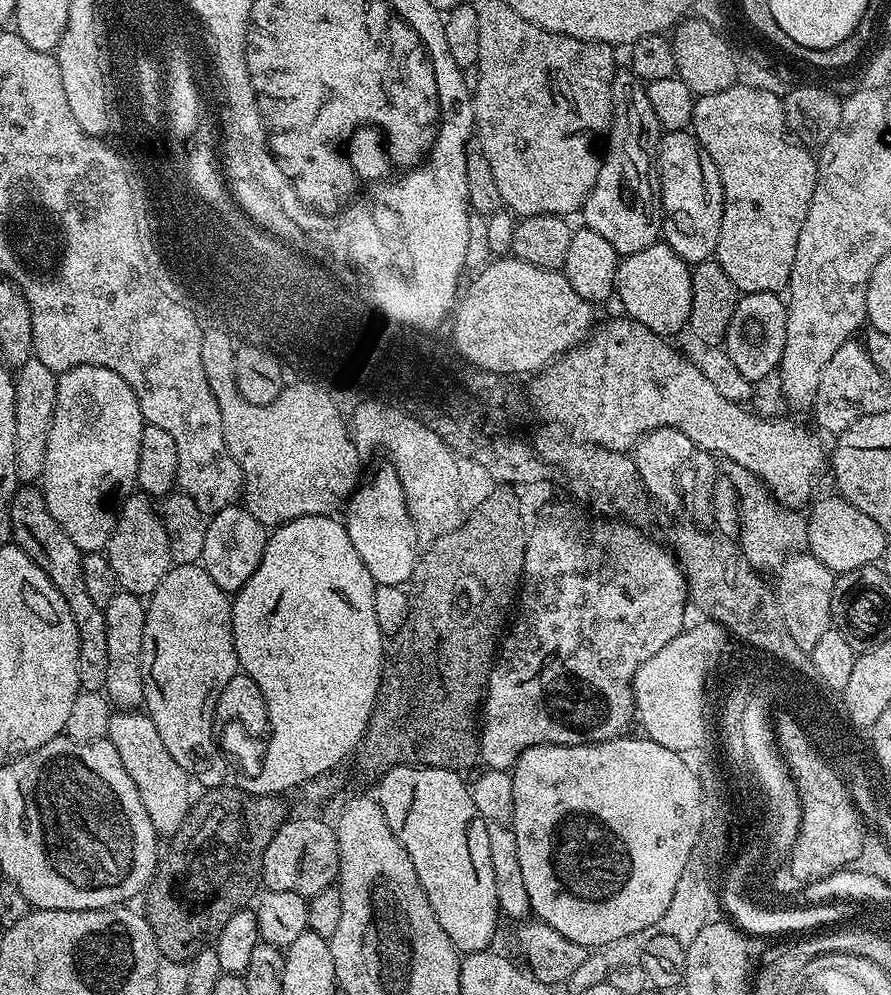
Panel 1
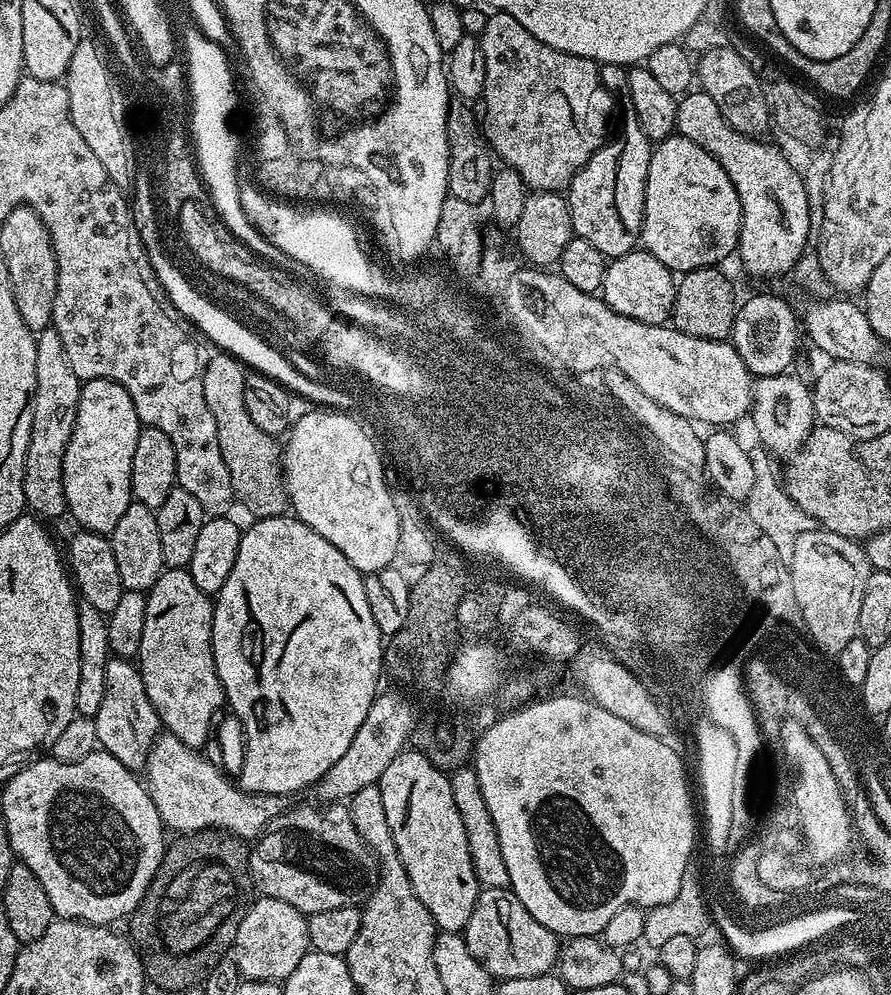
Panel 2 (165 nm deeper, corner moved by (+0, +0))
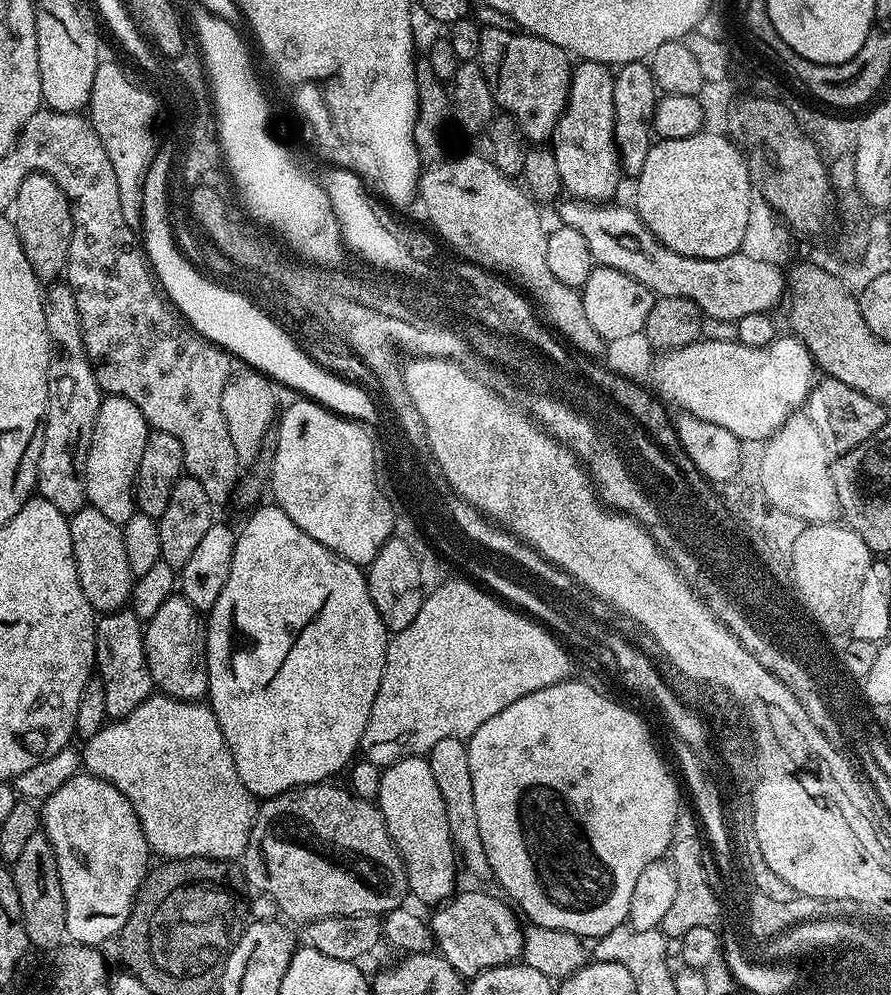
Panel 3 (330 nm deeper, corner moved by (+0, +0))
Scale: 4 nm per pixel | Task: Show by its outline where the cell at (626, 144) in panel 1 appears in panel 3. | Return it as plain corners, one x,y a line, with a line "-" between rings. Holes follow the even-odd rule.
580,60
573,67
568,101
551,134
550,147
558,162
560,187
569,197
593,202
615,197
622,169
614,138
614,72
609,65

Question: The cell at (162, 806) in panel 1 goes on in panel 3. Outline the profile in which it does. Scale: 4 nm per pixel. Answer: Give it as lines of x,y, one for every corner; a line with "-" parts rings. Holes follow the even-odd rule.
132,611
106,612
97,619
95,671
106,690
106,714
112,720
122,719
153,695
152,675
144,653
144,629

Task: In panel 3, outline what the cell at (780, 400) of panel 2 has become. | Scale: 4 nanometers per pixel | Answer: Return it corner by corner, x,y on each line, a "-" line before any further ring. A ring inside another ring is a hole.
800,410
793,412
790,418
786,418
783,426
775,434
768,437
763,448
764,457
760,460
758,477
765,491
765,498
775,511
790,514
805,525
831,524
840,516
840,503
832,477
833,461
828,460
830,445
824,441
822,434
818,434
818,426
814,426
814,422
810,422
807,414

